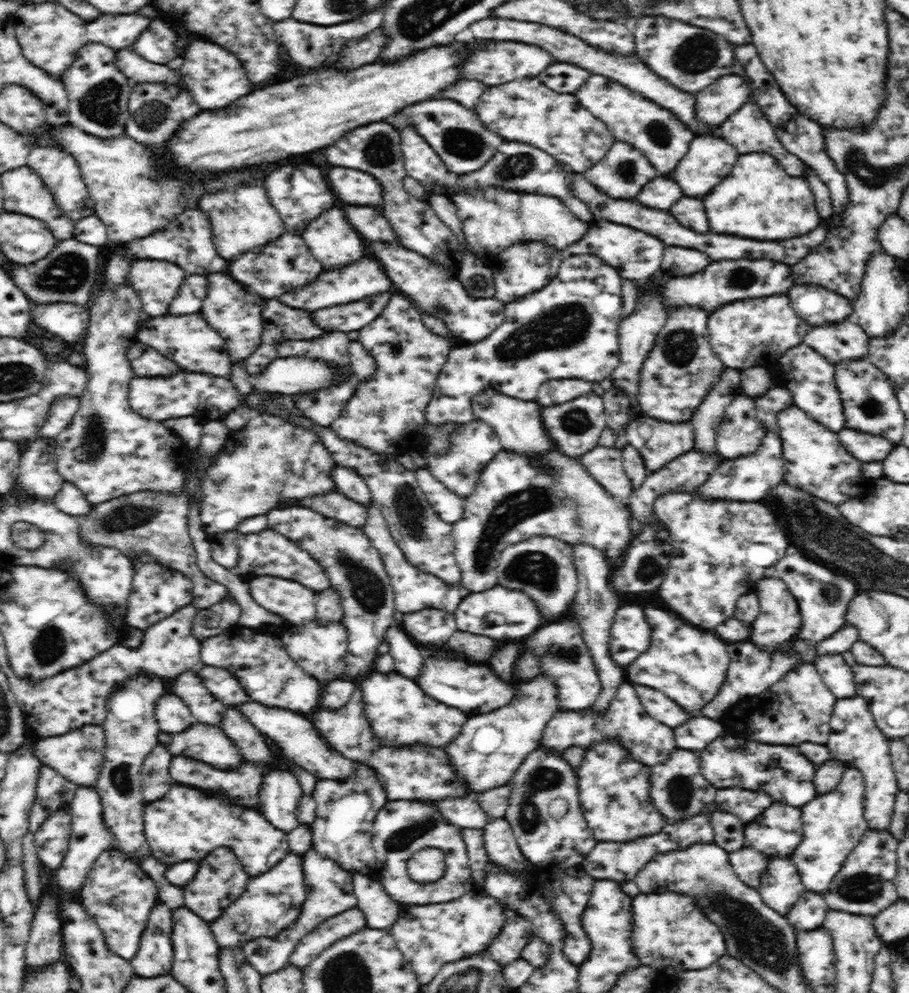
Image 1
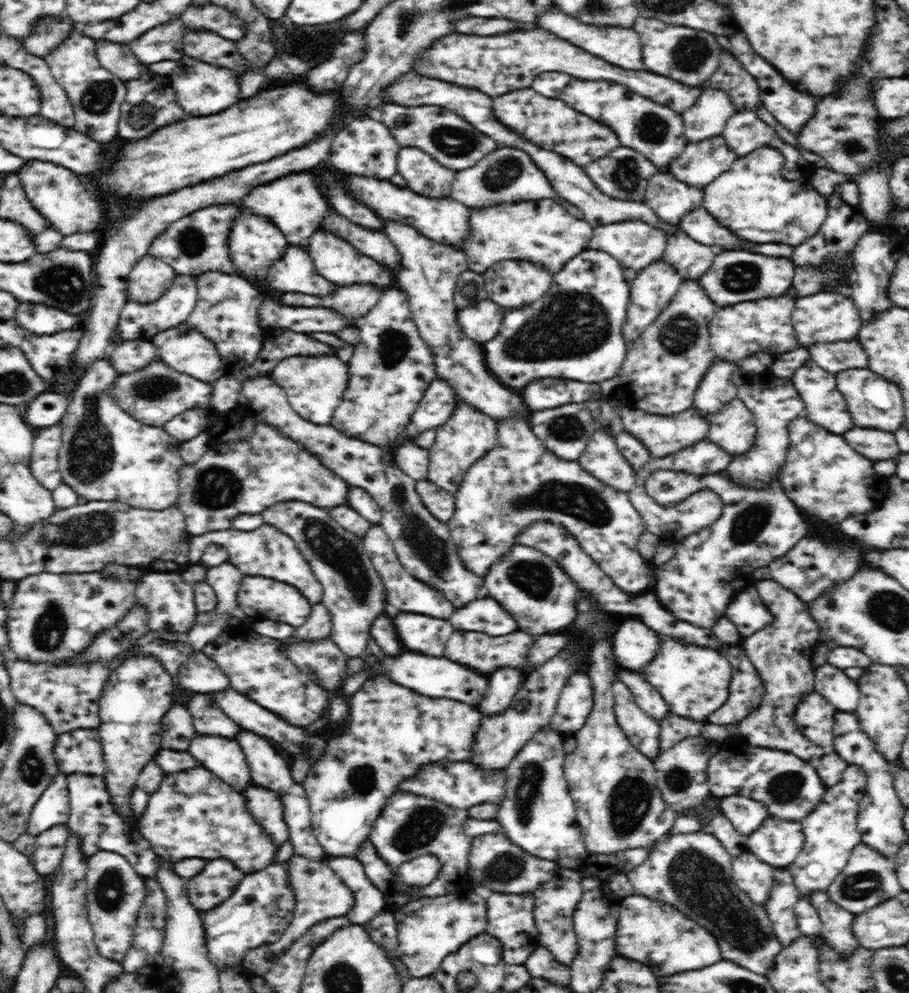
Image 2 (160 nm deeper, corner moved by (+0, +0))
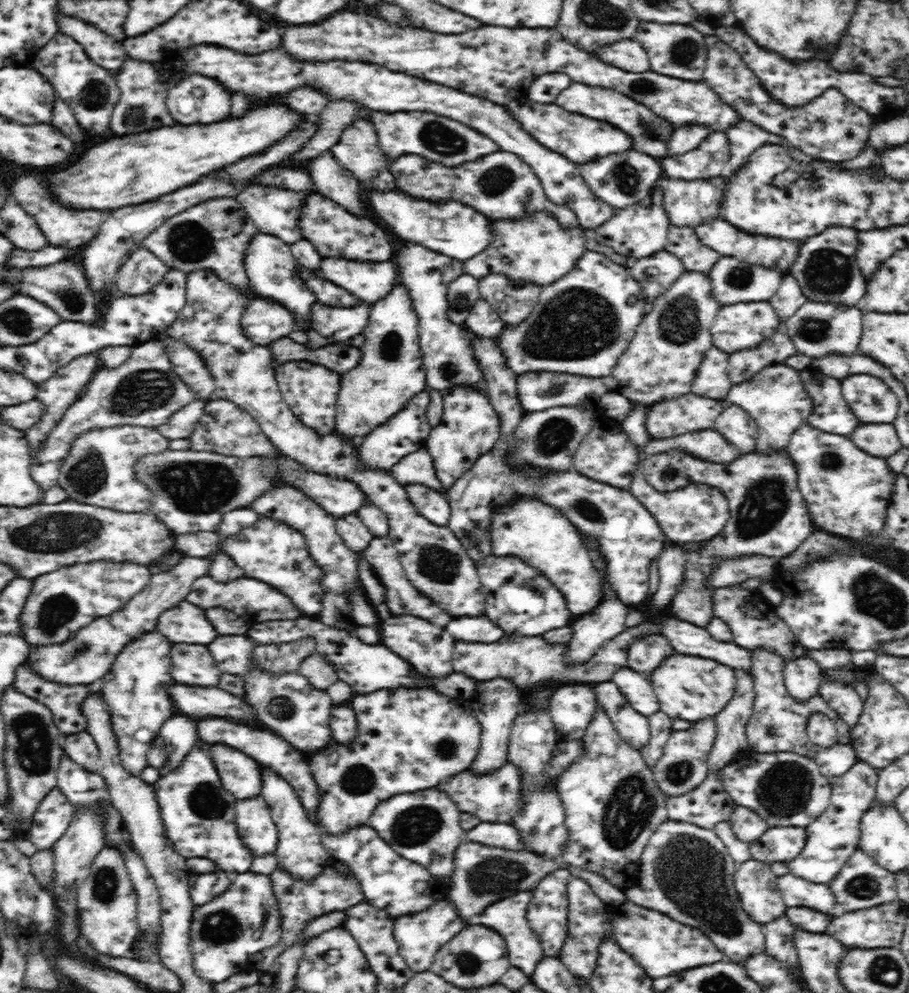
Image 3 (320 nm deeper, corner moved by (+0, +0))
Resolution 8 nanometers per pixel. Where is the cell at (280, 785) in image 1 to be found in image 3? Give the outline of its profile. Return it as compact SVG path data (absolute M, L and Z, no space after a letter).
M262 796L238 801L235 823L238 837L255 857L275 852L278 829L272 820L268 802Z

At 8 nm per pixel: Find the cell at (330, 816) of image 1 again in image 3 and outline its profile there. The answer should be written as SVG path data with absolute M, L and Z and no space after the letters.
M382 688L366 694L355 694L348 704L352 704L358 718L356 740L351 744L333 741L316 752L308 763L321 793L318 824L333 836L344 834L356 826L369 825L369 818L378 804L396 794L434 788L450 781L460 772L469 769L478 754L482 732L479 720L467 705L460 706L462 702L456 702L434 689Z

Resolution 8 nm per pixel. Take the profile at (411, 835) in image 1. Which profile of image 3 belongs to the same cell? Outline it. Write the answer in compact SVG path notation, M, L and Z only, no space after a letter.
M438 787L420 790L420 792L410 792L408 794L398 794L392 796L390 800L384 800L372 813L369 818L369 826L374 828L375 832L390 845L398 855L411 860L412 862L425 866L435 877L440 876L442 882L453 873L454 870L454 853L460 844L466 842L464 837L467 832L460 827L459 816L461 810L448 797L446 792L439 790Z

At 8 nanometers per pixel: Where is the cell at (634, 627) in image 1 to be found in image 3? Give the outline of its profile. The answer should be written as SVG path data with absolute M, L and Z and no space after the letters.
M644 636L630 646L628 666L638 672L652 673L668 656L672 656L672 652L674 648L664 636Z

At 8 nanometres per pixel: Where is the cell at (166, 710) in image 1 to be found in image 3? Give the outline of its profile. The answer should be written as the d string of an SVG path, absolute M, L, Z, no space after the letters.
M182 714L173 715L161 726L159 735L164 739L164 744L169 752L166 766L158 769L160 777L164 777L182 765L184 757L199 739L196 719Z

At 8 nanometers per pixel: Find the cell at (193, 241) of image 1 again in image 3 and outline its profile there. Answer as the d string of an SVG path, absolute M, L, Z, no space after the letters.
M213 198L168 218L144 238L140 247L150 250L172 269L185 273L211 271L240 293L252 295L244 256L250 240L258 232L254 221L247 217L235 198Z

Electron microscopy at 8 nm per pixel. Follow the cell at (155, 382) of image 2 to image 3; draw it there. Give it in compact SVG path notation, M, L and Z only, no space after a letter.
M150 339L132 347L128 362L113 369L98 368L85 390L74 404L64 412L58 425L31 458L30 474L42 490L57 484L59 468L78 436L95 429L122 426L158 428L167 424L172 415L190 404L195 394L172 368L162 339Z

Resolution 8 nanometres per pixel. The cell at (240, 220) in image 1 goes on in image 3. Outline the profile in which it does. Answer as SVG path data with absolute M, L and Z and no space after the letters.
M258 232L246 248L244 269L246 269L246 275L248 275L252 295L288 308L288 311L294 315L294 320L296 320L296 329L307 332L311 329L311 308L317 302L317 299L310 288L307 288L305 282L302 281L302 277L298 275L298 266L297 260L291 253L291 245L271 234Z

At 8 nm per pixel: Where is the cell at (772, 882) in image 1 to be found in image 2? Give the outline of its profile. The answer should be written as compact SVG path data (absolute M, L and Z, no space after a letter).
M787 867L775 868L774 881L776 884L770 892L765 909L775 936L778 937L779 943L786 947L801 936L794 912L794 906L800 899L800 891Z

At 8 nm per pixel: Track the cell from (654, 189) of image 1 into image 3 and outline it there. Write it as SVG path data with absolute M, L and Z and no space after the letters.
M724 175L715 176L711 179L680 180L667 178L665 176L657 180L656 185L664 195L664 209L670 224L674 226L686 226L694 229L704 222L721 218L722 196L724 196Z

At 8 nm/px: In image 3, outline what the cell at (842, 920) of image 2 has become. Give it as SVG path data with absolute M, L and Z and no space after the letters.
M792 873L778 875L776 884L786 907L806 907L837 916L836 900L829 885L804 880Z

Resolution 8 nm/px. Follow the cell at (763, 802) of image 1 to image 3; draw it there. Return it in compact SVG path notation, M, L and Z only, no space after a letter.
M735 806L729 823L736 838L748 844L759 840L769 830L767 822L759 814L742 806Z

